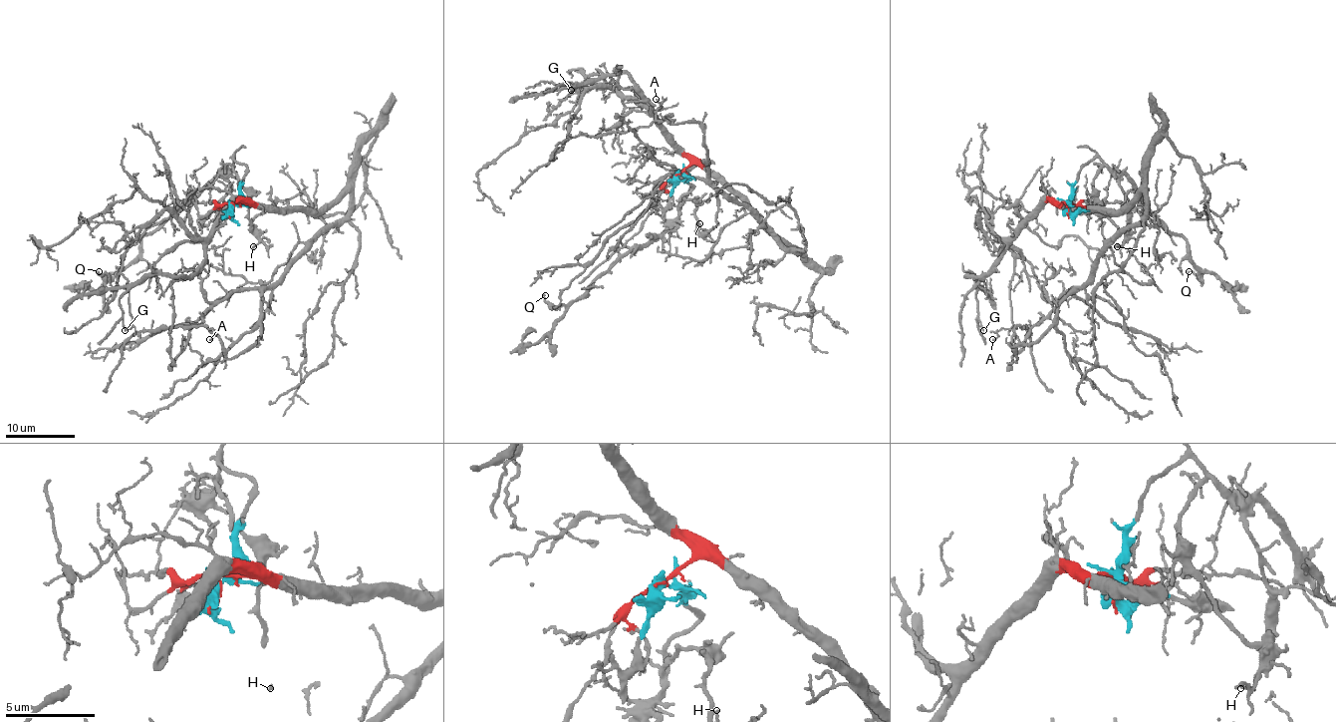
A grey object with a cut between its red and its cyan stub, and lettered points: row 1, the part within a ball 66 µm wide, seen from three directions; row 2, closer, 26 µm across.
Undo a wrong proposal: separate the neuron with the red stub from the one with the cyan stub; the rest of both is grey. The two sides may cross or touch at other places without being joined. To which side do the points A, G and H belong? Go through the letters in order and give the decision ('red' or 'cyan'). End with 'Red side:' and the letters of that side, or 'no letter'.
A: red
G: red
H: cyan
Red side: A, G

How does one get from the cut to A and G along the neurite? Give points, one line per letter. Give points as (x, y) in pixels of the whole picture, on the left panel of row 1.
A: (234, 205), (325, 210), (350, 193), (350, 210), (262, 292), (257, 343), (229, 359), (210, 329), (210, 339)
G: (234, 205), (243, 201), (236, 201), (213, 229), (206, 259), (192, 273), (142, 277), (122, 297), (125, 331)

